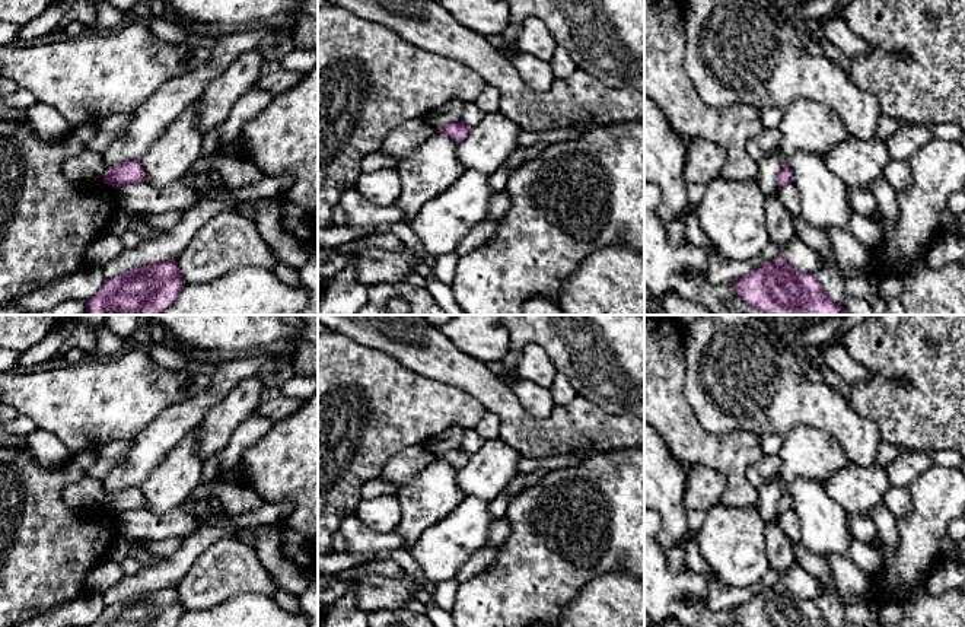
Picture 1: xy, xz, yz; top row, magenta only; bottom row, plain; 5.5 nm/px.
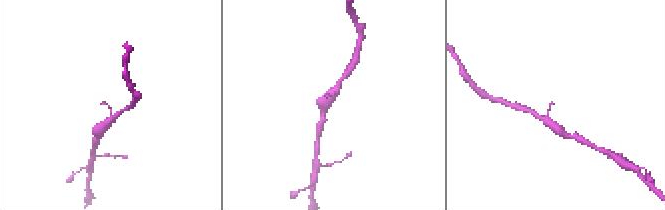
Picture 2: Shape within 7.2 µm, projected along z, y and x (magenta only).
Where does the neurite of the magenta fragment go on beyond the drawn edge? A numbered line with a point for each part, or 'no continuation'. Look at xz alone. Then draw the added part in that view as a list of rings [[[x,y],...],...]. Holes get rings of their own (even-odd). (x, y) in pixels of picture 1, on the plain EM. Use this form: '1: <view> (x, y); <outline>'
no continuation

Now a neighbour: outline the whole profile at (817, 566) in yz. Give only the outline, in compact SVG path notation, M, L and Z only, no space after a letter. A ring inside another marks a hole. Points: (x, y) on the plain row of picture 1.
M800 542L793 544L796 564L809 572L816 580L822 580L829 586L829 592L838 595L834 577L825 558L810 553Z

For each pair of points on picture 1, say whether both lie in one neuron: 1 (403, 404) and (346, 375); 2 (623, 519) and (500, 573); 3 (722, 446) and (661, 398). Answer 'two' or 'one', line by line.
1: one
2: one
3: one

